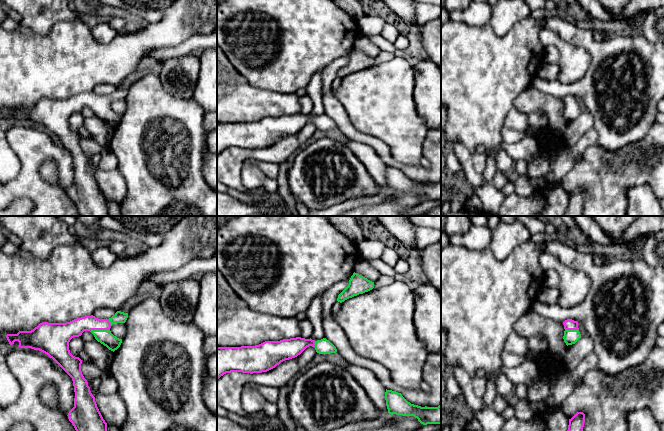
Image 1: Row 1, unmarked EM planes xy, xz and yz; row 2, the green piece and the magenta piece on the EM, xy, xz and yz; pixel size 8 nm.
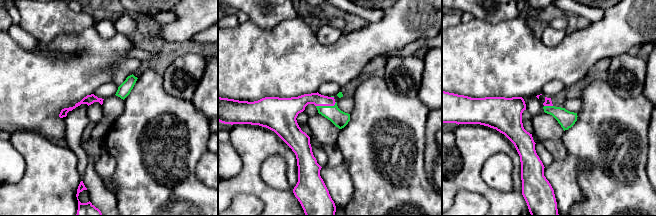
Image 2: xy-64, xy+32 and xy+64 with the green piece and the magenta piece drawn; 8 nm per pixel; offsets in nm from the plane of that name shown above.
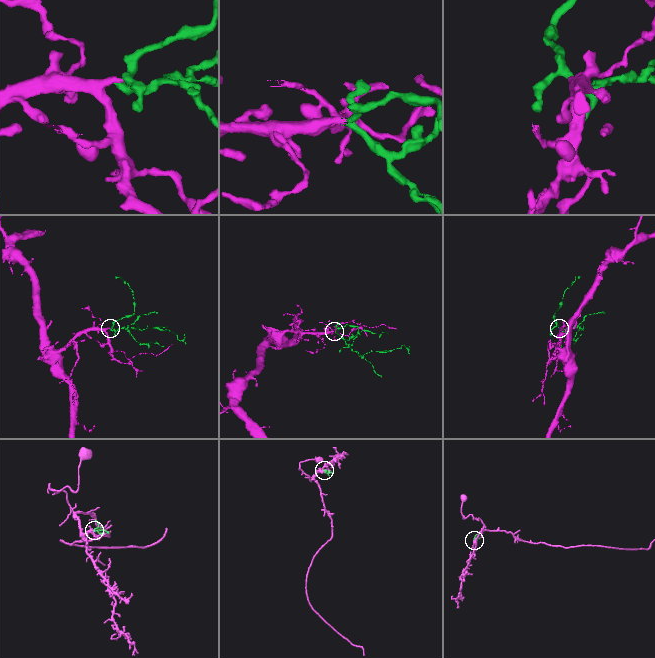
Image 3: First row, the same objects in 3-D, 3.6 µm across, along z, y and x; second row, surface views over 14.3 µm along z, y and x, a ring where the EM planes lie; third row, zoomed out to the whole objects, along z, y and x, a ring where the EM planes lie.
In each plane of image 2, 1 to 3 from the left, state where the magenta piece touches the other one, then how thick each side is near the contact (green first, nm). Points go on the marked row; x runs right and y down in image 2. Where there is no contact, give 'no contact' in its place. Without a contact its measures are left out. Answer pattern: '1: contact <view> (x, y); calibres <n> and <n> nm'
1: no contact
2: contact xy+32 (326, 106); calibres 140 and 140 nm
3: contact xy+64 (548, 106); calibres 140 and 60 nm

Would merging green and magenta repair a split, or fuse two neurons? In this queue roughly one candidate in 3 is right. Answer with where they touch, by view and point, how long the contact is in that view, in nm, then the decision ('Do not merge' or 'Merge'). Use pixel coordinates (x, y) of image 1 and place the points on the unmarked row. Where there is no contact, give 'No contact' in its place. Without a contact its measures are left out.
Touches green at xy (99, 106). Shared border 160 nm. Merge

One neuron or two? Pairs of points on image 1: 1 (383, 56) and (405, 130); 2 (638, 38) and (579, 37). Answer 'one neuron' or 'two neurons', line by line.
1: two neurons
2: one neuron

